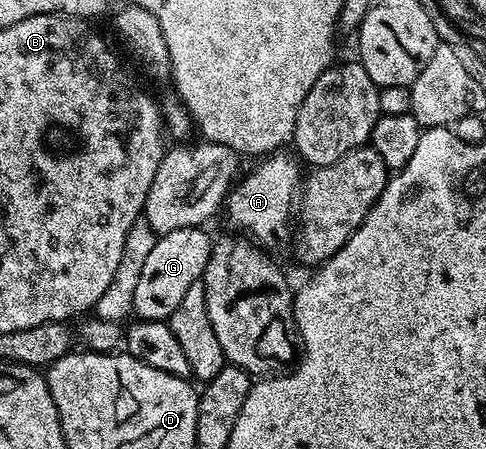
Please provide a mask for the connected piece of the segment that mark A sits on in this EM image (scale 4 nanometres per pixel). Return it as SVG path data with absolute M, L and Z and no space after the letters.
M273 152L262 157L265 159L245 179L242 177L236 183L227 197L229 222L233 225L230 227L265 248L275 245L280 238L290 237L291 215L295 210L295 199L298 197L299 183L303 178L298 159L293 156L288 158L281 153L285 152Z

